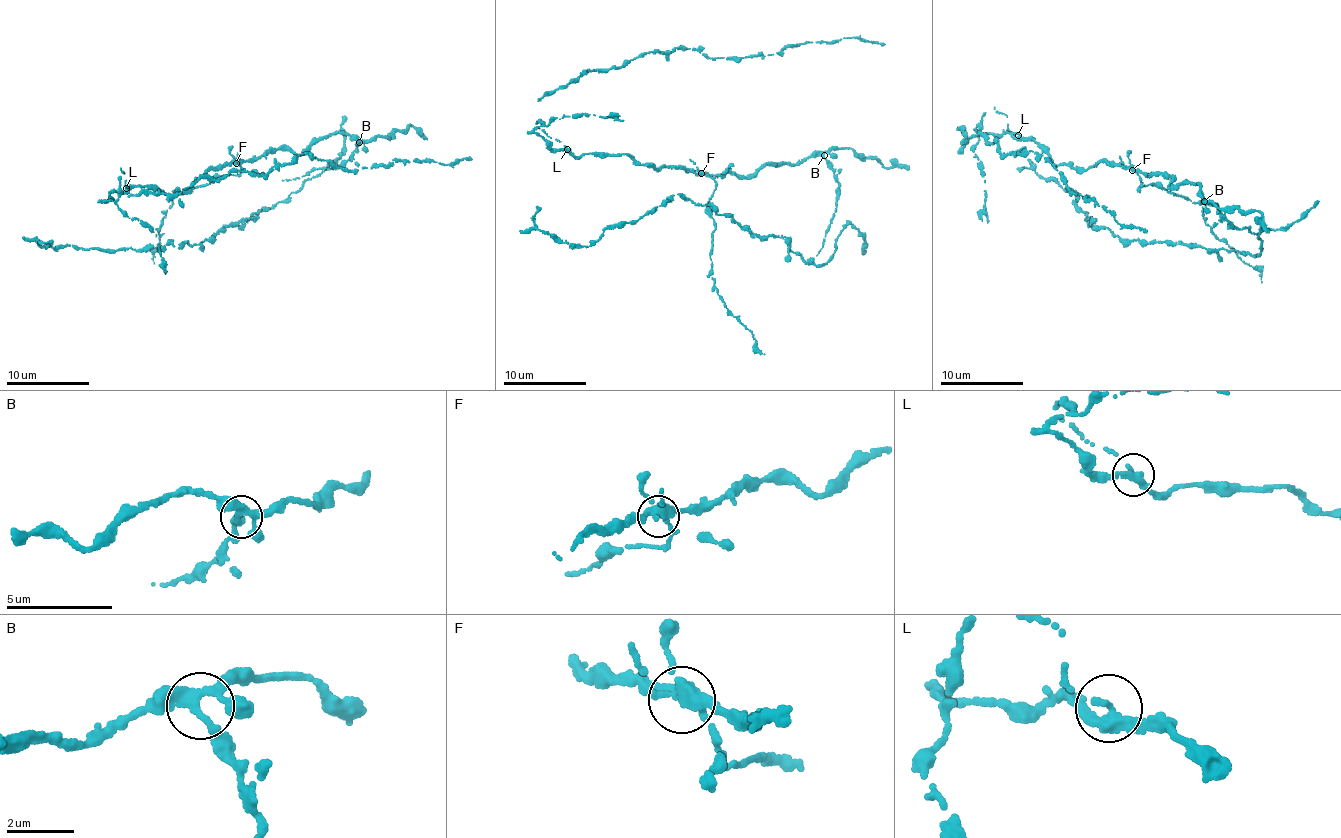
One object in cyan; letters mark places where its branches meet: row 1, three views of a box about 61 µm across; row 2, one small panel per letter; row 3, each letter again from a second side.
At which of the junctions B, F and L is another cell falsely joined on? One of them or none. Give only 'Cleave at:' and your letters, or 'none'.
Cleave at: F

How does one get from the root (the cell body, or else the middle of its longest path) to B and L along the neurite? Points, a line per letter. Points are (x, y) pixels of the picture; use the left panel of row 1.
B: (240, 160), (261, 159), (265, 153), (281, 148), (308, 153), (310, 144), (337, 133), (346, 133), (359, 142)
L: (240, 160), (205, 169), (194, 180), (191, 188), (177, 191), (171, 196), (151, 187), (126, 188)

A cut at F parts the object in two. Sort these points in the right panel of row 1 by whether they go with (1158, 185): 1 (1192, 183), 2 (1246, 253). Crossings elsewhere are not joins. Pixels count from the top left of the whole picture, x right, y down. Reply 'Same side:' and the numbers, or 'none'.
Same side: none

